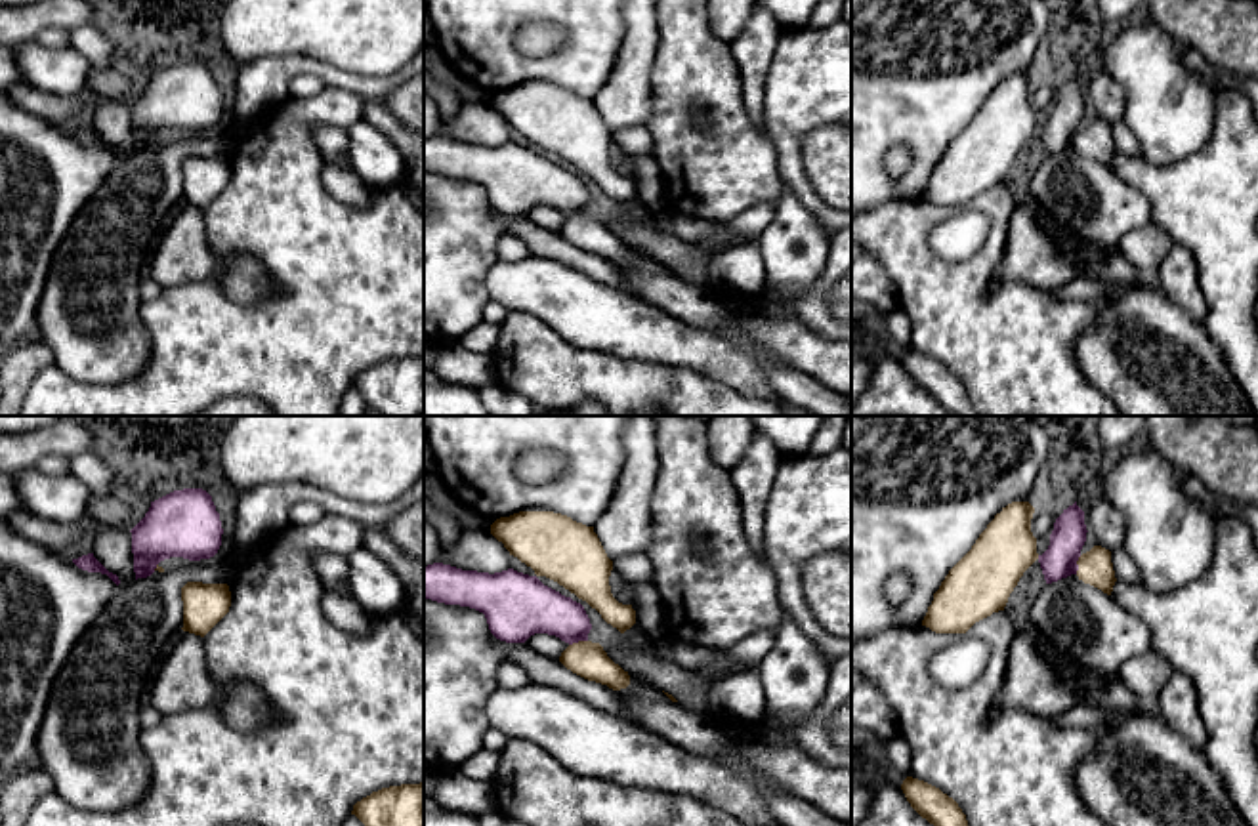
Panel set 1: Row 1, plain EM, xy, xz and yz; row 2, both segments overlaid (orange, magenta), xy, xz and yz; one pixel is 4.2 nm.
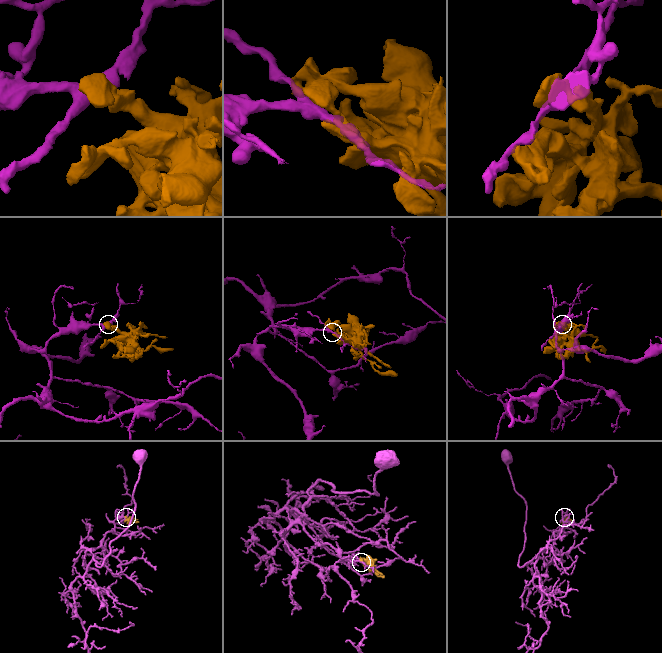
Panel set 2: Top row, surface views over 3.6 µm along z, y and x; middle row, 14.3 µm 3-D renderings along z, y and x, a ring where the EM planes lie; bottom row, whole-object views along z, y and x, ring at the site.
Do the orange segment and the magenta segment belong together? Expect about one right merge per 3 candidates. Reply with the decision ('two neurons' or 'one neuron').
two neurons

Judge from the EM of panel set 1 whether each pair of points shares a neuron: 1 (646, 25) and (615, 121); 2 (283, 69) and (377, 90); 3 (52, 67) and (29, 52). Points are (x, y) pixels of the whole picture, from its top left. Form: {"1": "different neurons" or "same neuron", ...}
{"1": "same neuron", "2": "same neuron", "3": "same neuron"}

